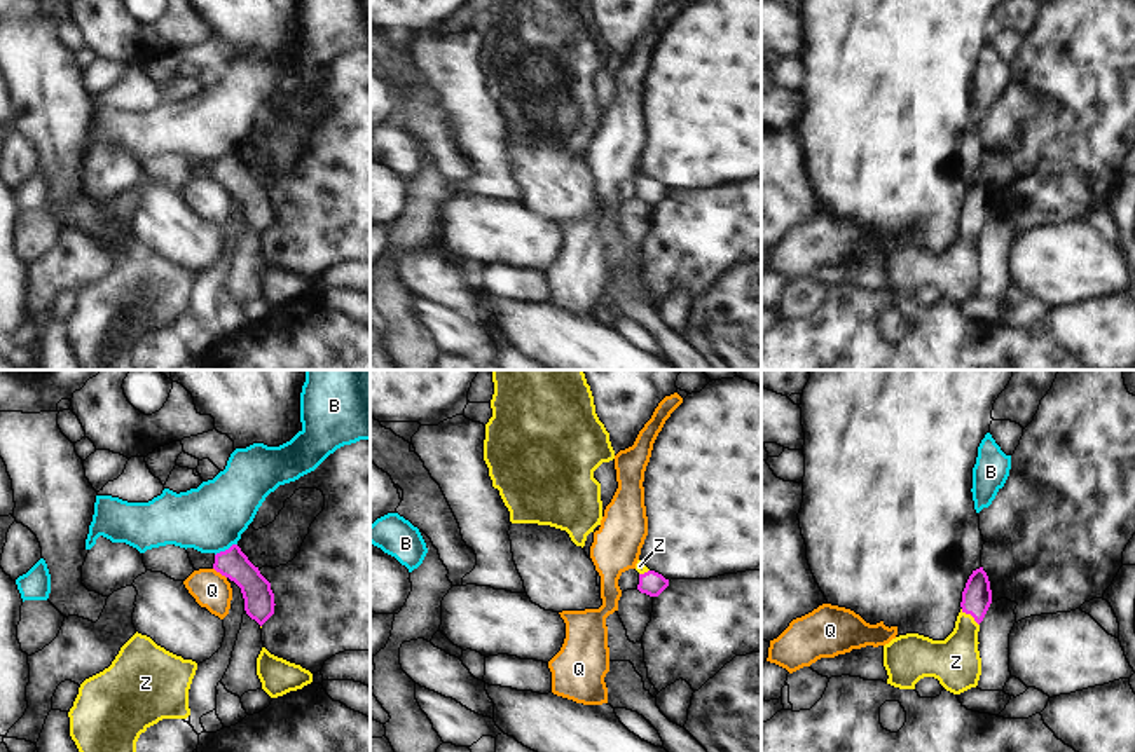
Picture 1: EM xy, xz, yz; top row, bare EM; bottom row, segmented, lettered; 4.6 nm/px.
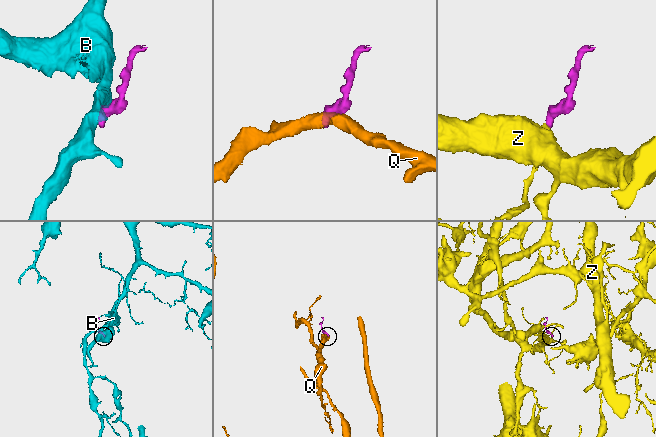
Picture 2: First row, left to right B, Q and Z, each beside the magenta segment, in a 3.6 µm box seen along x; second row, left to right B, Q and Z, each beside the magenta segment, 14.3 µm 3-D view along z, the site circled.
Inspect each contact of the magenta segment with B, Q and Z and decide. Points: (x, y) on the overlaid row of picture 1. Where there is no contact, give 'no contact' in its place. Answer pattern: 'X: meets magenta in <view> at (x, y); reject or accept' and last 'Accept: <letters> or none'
B: meets magenta in xy at (226, 550); reject
Q: meets magenta in xy at (220, 573); reject
Z: meets magenta in yz at (971, 615); accept
Accept: Z

